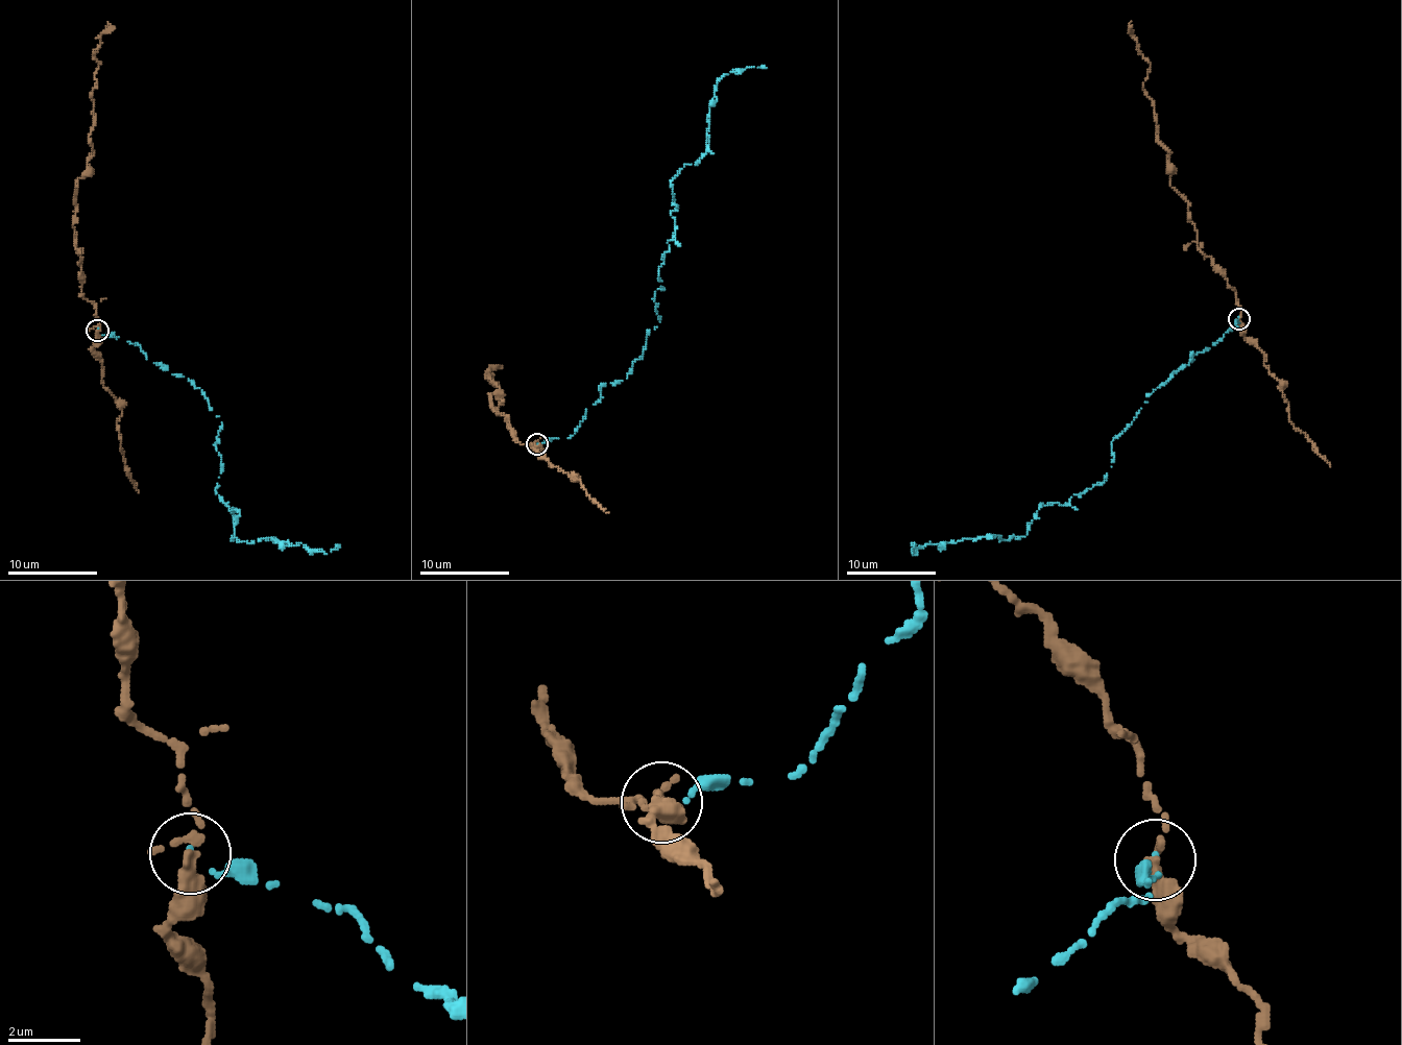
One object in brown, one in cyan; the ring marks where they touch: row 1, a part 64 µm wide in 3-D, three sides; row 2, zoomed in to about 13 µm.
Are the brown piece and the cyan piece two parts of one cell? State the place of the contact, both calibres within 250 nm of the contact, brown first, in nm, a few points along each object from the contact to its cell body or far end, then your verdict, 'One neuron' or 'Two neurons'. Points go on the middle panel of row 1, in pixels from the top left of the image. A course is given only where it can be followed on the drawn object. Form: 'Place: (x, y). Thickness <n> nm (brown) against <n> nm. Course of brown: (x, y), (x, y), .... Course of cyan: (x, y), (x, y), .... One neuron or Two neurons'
Place: (537, 443). Thickness 240 nm (brown) against 70 nm. Course of brown: (537, 443), (514, 439), (509, 419), (492, 409), (490, 393), (502, 392), (487, 375), (494, 368). Course of cyan: (537, 443), (575, 433), (643, 354), (675, 233), (670, 180), (706, 151), (715, 86), (766, 68). Two neurons

